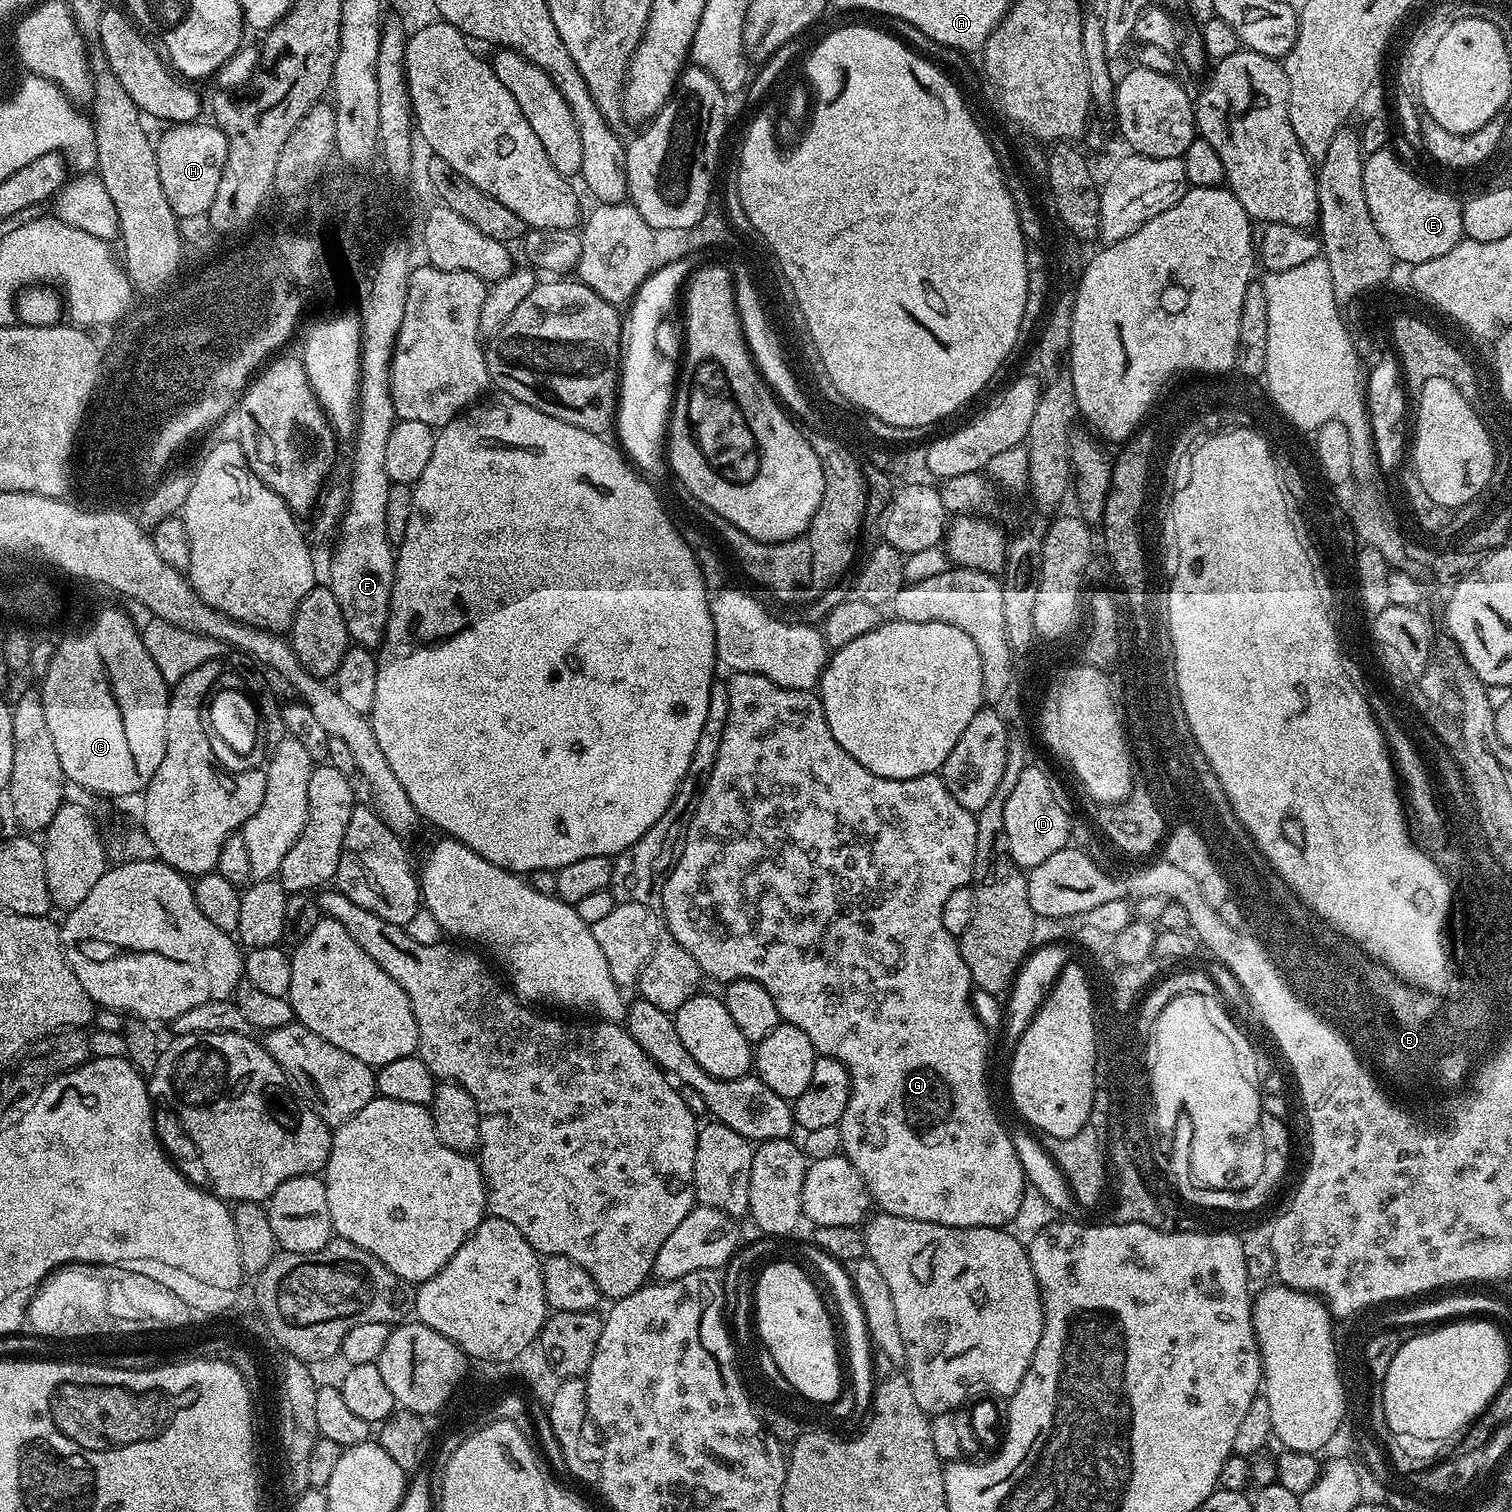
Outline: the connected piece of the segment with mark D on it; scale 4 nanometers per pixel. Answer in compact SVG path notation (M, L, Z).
M1030 766L1022 770L1010 798L1006 798L1004 811L1008 849L1019 868L1031 870L1056 854L1060 849L1069 847L1072 836L1072 816L1064 801L1064 792L1052 781L1052 776L1044 768Z

